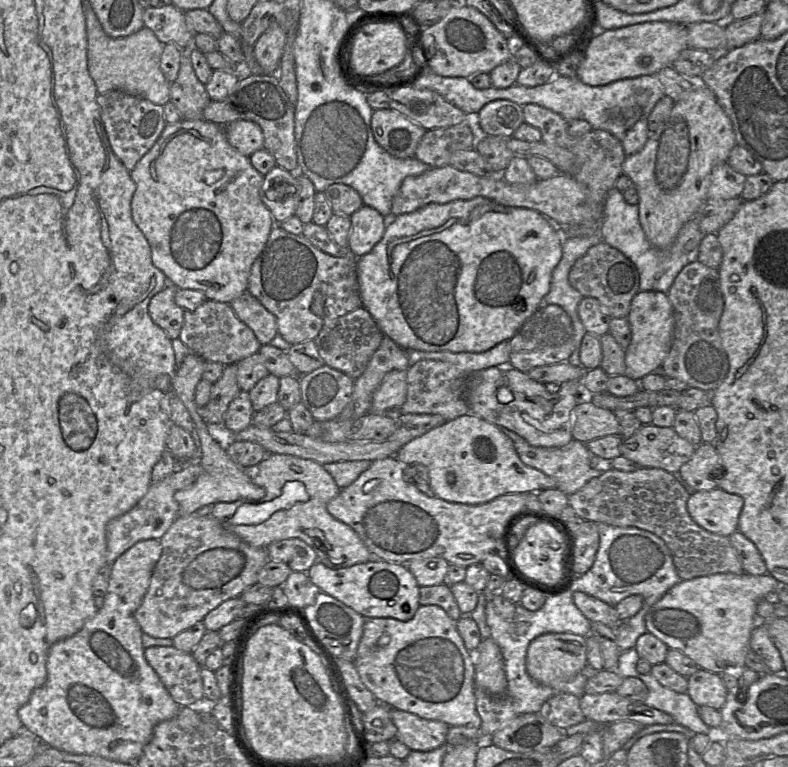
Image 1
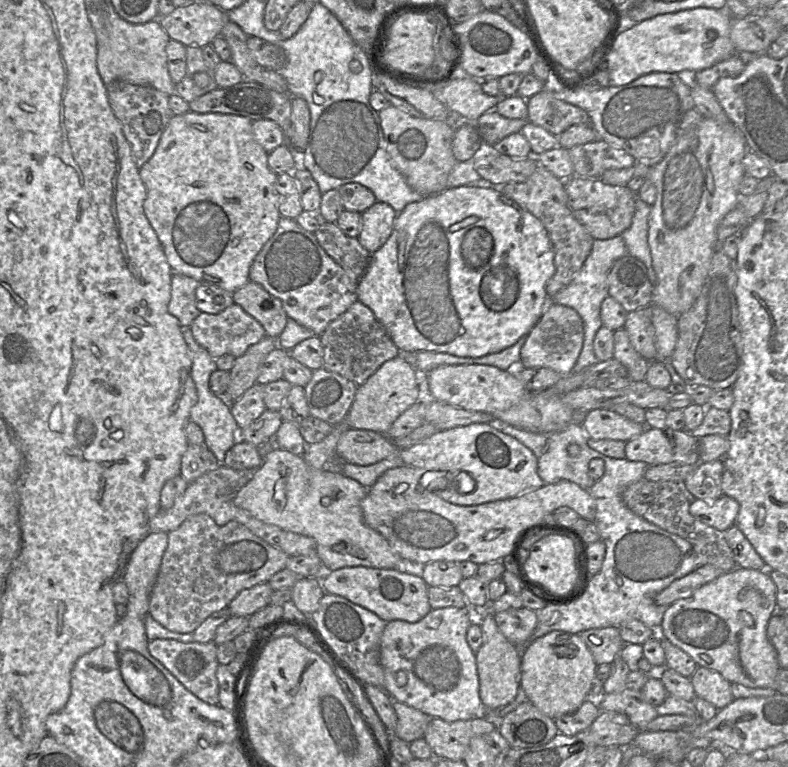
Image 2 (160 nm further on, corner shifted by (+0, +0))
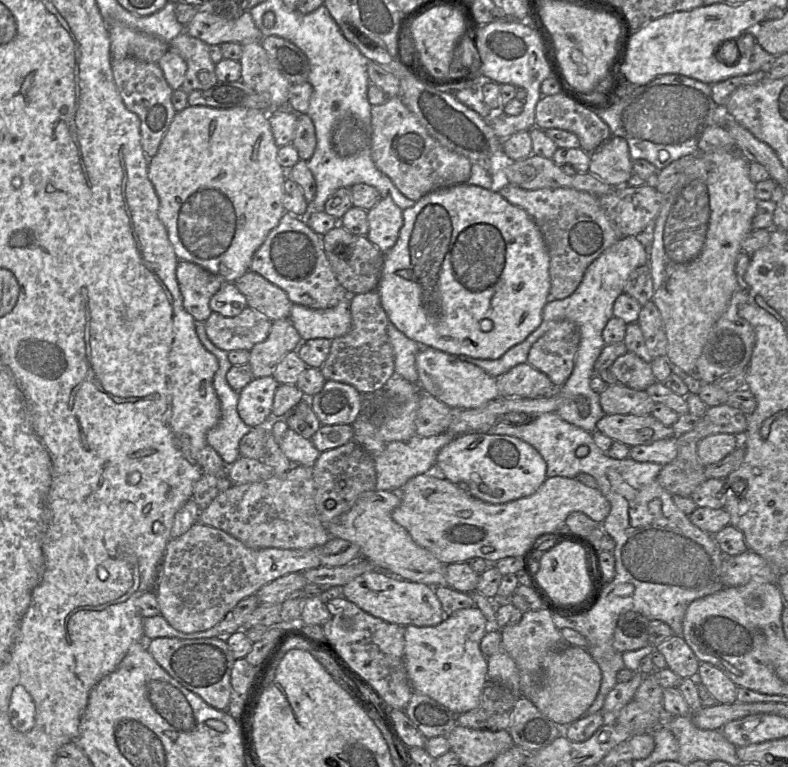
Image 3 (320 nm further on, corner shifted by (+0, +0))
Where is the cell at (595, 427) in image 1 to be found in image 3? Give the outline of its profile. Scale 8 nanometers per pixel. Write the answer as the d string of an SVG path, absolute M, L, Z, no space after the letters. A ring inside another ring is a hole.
M605 414L597 422L596 430L629 447L675 437L671 426L665 426L651 414Z

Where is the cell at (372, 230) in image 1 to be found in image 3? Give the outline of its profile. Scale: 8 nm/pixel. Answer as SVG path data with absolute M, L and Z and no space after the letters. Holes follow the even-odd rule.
M382 198L367 211L369 231L367 234L375 246L383 253L397 242L403 226L403 210L390 198Z

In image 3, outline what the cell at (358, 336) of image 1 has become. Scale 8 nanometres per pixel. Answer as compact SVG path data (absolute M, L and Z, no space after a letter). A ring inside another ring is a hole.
M377 291L350 295L350 313L351 328L349 332L332 340L329 355L320 370L326 380L350 384L361 394L368 394L381 389L395 375L394 350L387 333L389 319Z

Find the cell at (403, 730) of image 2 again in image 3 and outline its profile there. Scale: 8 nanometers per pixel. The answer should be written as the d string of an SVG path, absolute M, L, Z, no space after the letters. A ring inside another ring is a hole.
M414 692L403 709L416 728L427 738L447 736L457 725L457 716L427 695Z

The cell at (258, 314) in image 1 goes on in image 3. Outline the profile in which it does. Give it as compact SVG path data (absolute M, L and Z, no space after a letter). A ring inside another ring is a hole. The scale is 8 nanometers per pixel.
M248 270L234 284L245 296L247 306L266 315L272 322L289 318L293 303L288 295L262 275Z

